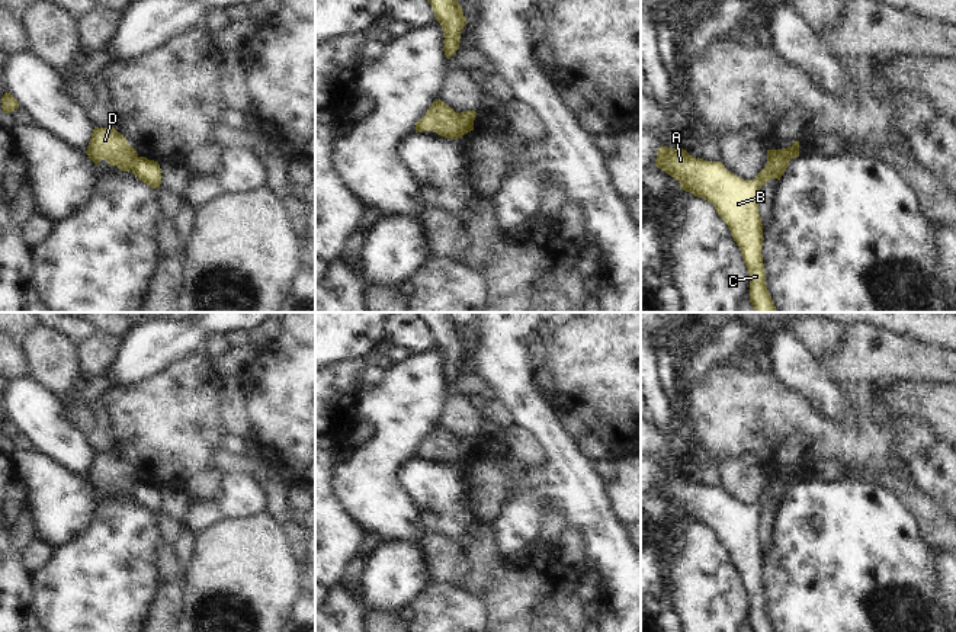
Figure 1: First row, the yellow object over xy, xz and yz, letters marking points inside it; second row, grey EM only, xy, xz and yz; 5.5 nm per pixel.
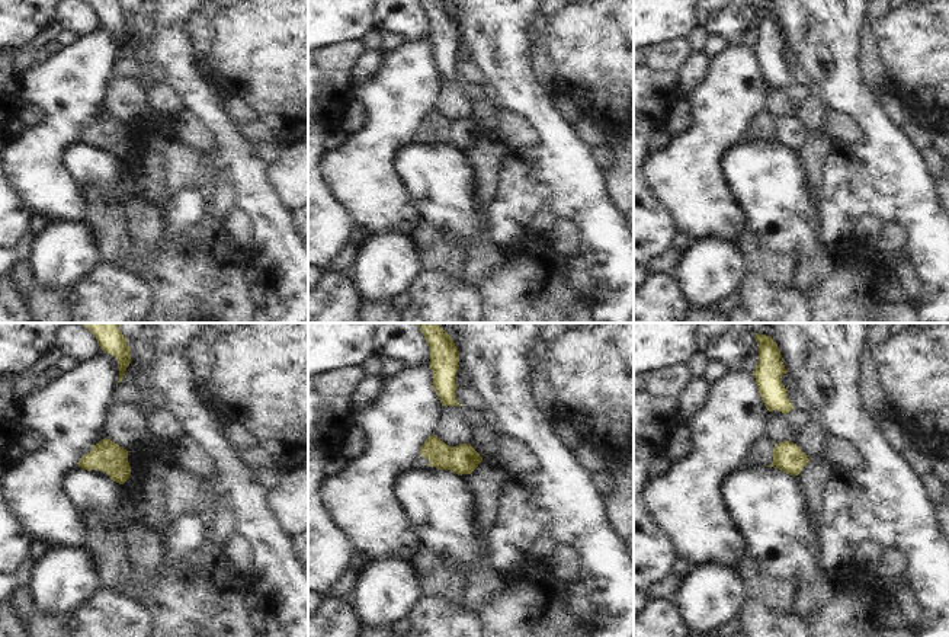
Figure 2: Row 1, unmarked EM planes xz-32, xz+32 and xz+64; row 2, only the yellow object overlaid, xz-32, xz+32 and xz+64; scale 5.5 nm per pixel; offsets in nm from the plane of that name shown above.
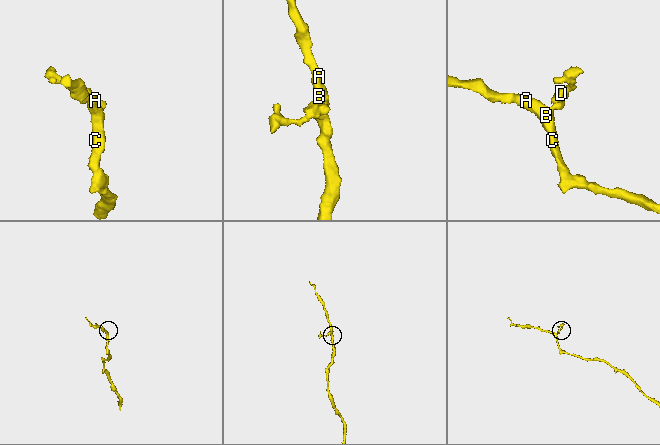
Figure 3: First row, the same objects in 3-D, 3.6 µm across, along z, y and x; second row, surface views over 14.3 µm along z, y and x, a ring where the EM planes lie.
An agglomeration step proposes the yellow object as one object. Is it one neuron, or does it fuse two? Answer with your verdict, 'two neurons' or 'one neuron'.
two neurons

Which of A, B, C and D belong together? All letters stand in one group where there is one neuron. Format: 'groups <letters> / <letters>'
groups A B C / D

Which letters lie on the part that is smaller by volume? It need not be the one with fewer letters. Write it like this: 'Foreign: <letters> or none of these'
Foreign: D

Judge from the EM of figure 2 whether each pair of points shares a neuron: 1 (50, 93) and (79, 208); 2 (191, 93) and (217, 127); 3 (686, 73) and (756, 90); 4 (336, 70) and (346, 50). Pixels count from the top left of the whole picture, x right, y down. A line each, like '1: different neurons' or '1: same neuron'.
1: same neuron
2: same neuron
3: different neurons
4: same neuron

